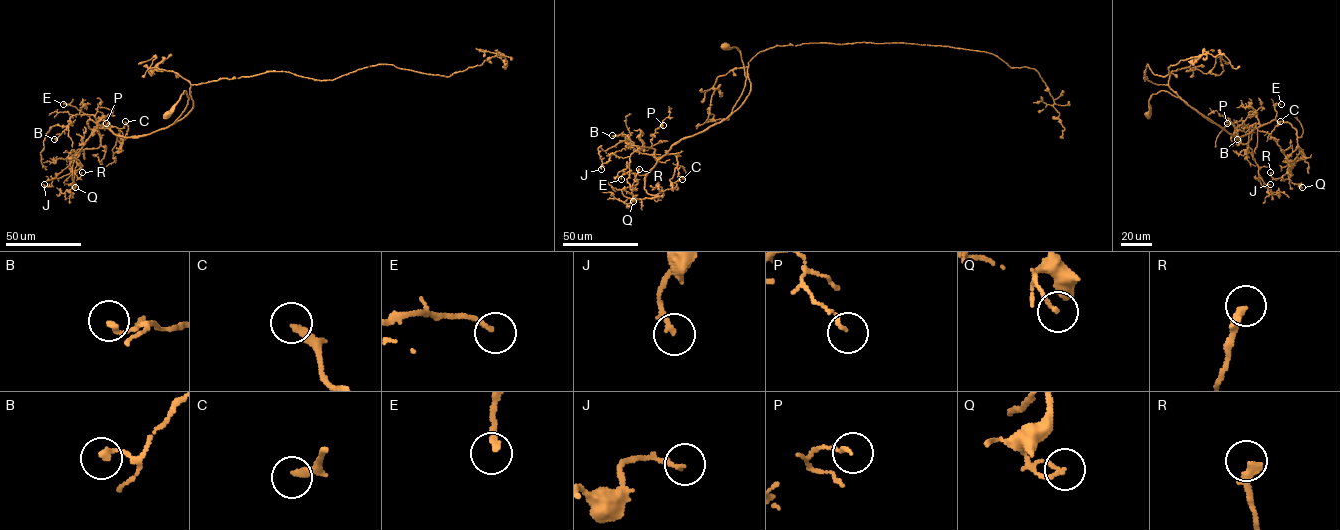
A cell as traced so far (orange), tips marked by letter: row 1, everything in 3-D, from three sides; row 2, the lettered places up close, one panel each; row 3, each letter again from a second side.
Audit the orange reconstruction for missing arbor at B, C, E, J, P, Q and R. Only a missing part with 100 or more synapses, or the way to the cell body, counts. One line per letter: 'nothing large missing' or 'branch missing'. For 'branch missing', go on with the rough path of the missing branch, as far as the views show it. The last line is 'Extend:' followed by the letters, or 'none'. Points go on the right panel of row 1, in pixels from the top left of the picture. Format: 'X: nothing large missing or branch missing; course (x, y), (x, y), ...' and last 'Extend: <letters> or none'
B: nothing large missing
C: nothing large missing
E: nothing large missing
J: nothing large missing
P: nothing large missing
Q: nothing large missing
R: nothing large missing
Extend: none

